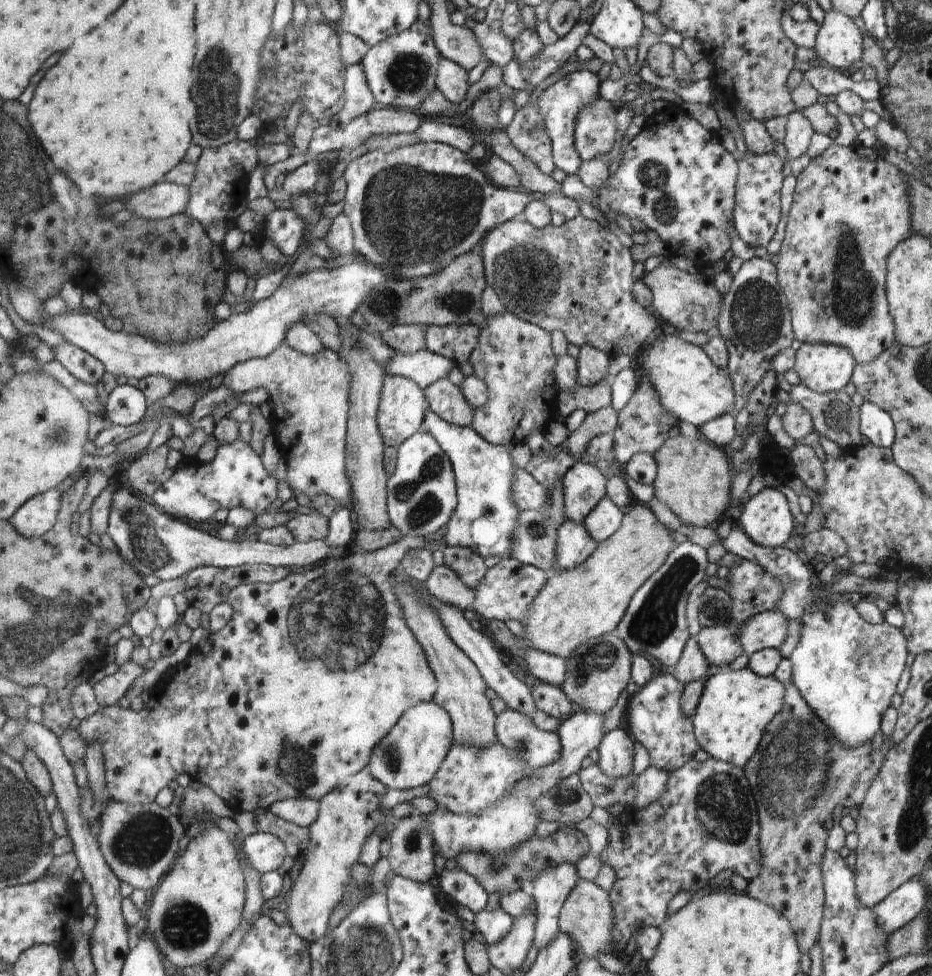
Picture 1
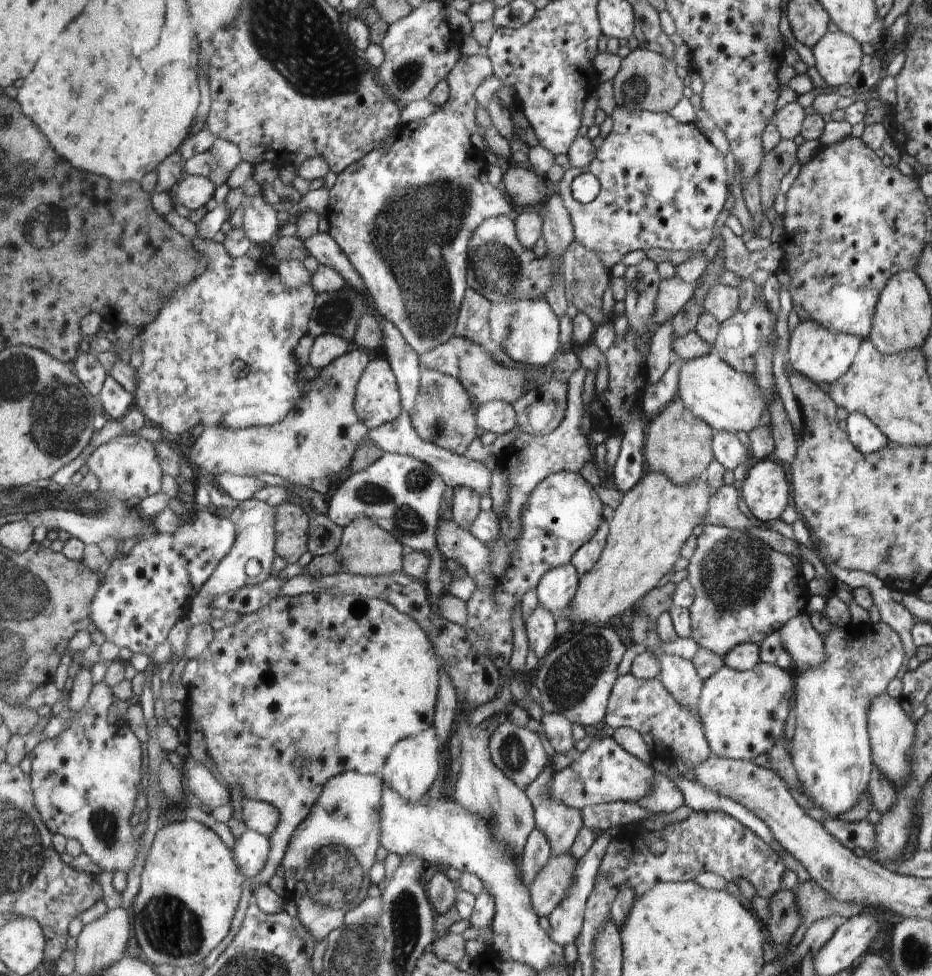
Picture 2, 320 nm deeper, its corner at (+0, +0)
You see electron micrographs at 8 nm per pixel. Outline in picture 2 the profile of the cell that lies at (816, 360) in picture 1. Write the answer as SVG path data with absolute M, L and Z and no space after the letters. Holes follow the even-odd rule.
M803 320L789 334L789 348L786 356L798 374L808 377L815 383L832 384L852 368L861 341L862 338L858 335L831 331L820 323Z

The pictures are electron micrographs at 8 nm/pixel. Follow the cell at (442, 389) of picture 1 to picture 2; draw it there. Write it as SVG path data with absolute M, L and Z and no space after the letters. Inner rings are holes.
M420 365L420 396L416 400L416 410L409 416L418 436L451 453L463 455L470 442L474 440L476 423L469 393L453 376L430 370Z

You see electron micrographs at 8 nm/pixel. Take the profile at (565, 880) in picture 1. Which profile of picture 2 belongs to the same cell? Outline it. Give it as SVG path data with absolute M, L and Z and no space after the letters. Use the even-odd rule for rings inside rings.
M550 764L525 788L536 815L536 828L543 830L552 846L552 855L568 853L583 827L581 809L554 801L549 796L554 770Z

